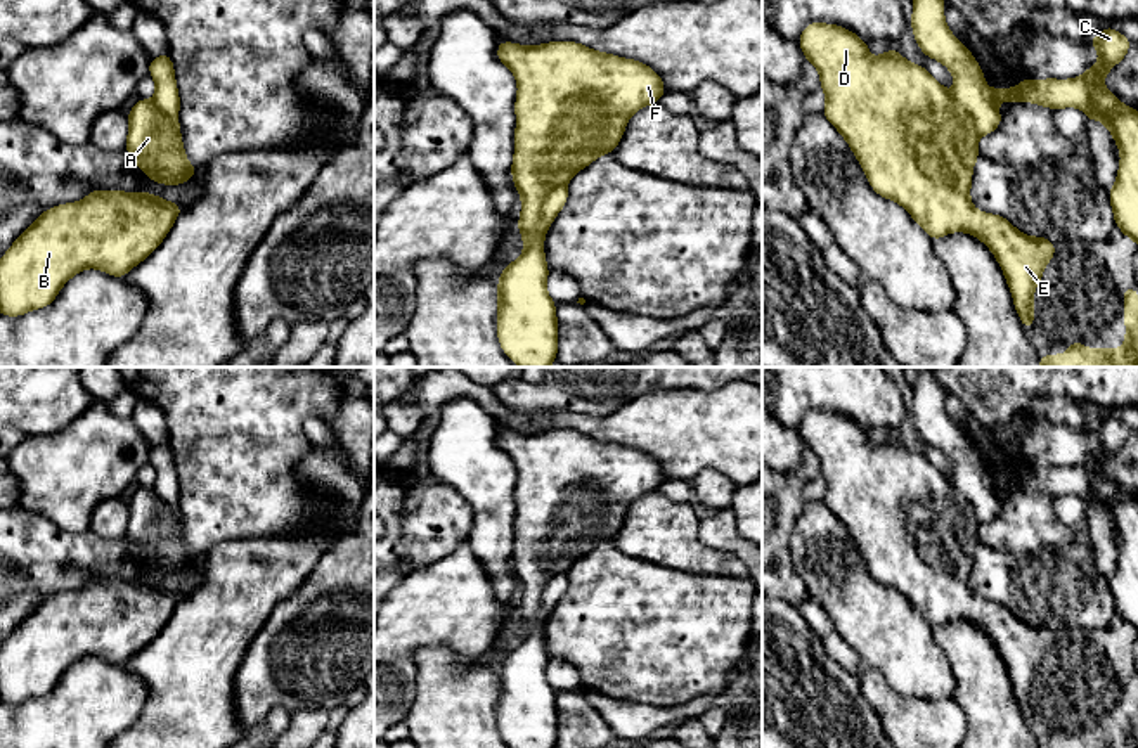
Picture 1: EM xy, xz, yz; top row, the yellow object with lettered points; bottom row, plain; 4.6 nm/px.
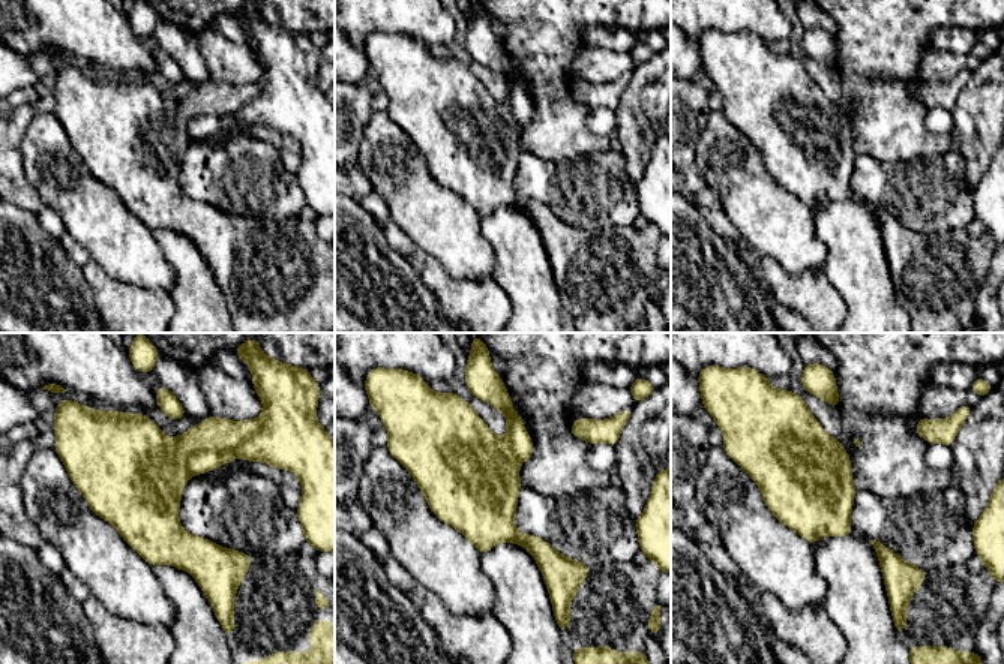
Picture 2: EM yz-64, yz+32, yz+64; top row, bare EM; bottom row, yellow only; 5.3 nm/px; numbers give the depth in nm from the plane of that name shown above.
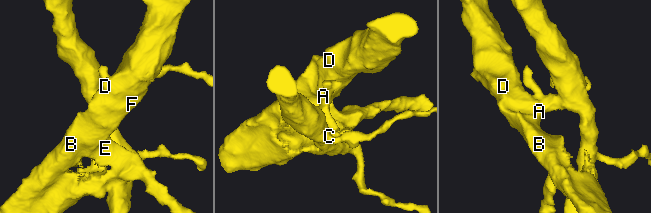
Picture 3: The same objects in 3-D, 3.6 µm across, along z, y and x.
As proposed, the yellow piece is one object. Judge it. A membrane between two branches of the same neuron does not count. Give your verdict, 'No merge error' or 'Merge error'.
Merge error

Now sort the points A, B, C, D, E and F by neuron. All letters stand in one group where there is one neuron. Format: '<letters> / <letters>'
A B D E F / C

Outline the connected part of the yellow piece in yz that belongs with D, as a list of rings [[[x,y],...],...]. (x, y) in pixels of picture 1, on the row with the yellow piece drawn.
[[[809,23],[797,42],[819,71],[826,95],[823,114],[847,140],[871,189],[899,203],[932,241],[951,232],[980,239],[1006,277],[1022,326],[1032,327],[1034,287],[1055,256],[1055,242],[1043,235],[1029,237],[1006,218],[973,208],[970,185],[980,135],[968,113],[923,66],[906,61],[896,48],[873,57],[868,43],[842,26]]]

